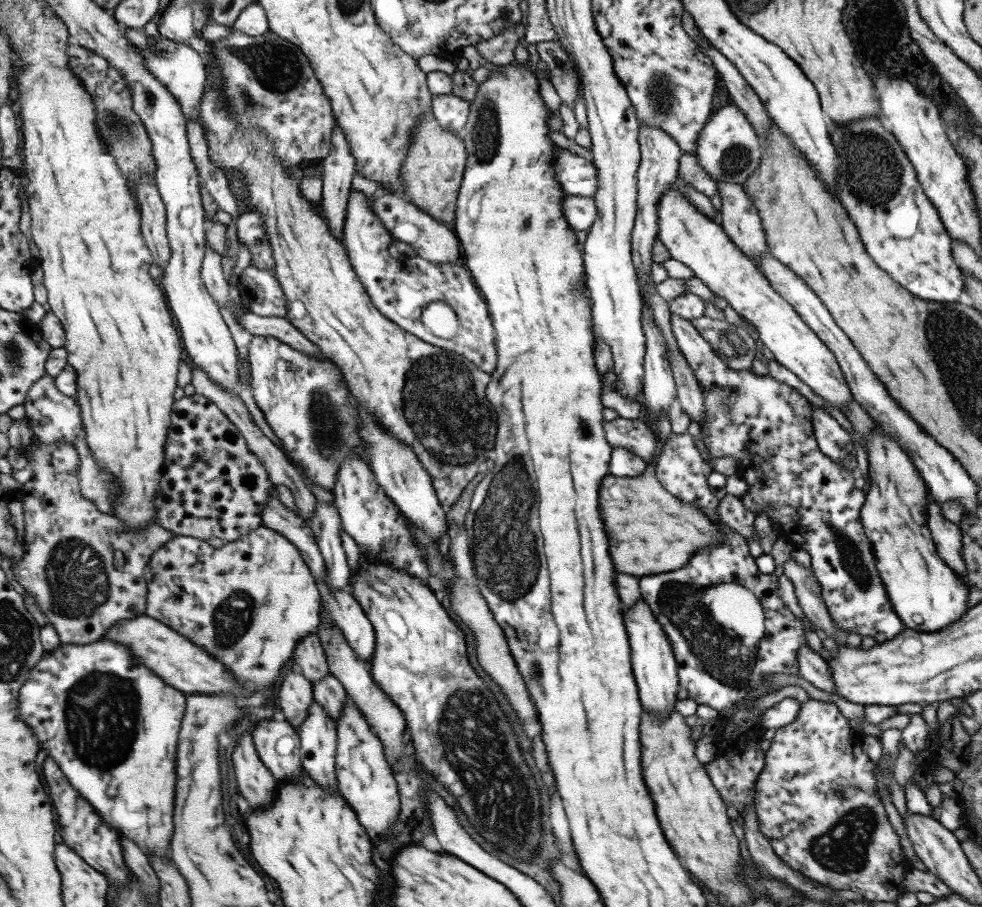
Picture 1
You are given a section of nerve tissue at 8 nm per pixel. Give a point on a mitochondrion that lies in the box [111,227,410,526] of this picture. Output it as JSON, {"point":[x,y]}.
{"point":[325,424]}

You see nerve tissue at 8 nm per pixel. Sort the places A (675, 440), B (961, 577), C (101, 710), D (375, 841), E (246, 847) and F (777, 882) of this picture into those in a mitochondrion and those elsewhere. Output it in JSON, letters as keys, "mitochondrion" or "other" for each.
{"A":"other","B":"other","C":"mitochondrion","D":"other","E":"other","F":"other"}

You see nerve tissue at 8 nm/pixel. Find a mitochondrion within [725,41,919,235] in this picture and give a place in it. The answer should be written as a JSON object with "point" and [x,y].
{"point":[873,171]}

